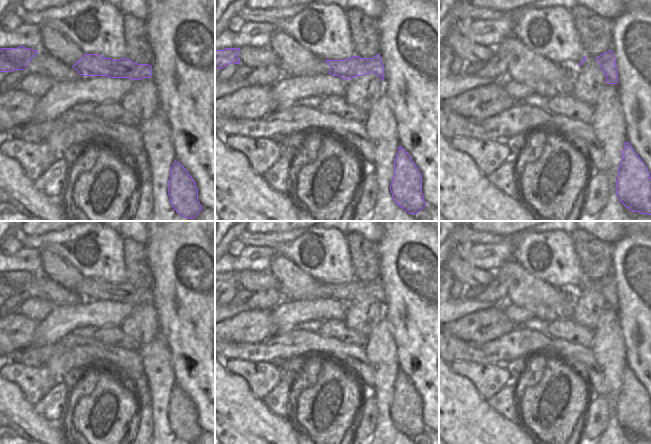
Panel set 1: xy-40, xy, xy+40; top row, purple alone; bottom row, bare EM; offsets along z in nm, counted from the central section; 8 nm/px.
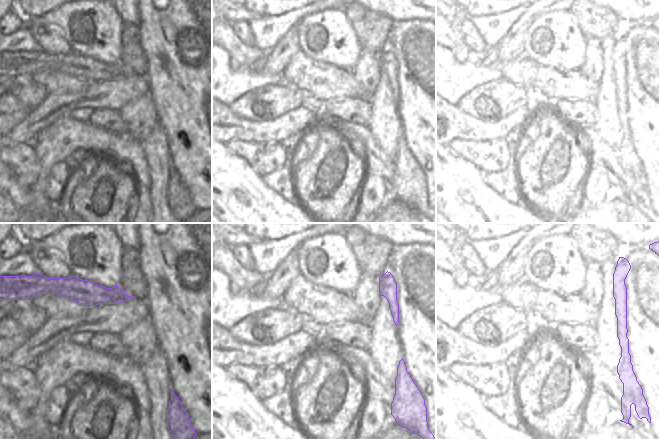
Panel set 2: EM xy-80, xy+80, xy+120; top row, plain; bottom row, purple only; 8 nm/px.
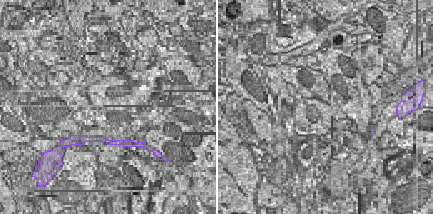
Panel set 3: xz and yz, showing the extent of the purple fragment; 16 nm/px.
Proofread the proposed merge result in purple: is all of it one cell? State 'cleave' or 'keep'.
keep

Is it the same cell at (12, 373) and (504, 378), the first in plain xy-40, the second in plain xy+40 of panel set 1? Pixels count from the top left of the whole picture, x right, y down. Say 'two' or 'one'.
one

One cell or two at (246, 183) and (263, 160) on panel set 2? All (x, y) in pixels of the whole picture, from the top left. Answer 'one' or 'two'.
two

